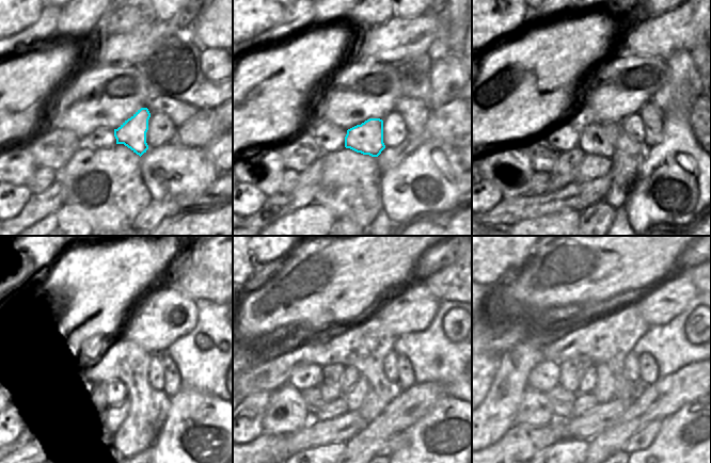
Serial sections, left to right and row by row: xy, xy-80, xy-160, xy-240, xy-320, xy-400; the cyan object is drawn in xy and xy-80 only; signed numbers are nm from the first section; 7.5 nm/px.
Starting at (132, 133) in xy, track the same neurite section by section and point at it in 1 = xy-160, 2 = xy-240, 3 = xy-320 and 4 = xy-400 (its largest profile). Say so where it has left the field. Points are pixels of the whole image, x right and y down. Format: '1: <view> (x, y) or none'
1: xy-160 (595, 139)
2: xy-240 (114, 387)
3: xy-320 (350, 376)
4: xy-400 (587, 383)

